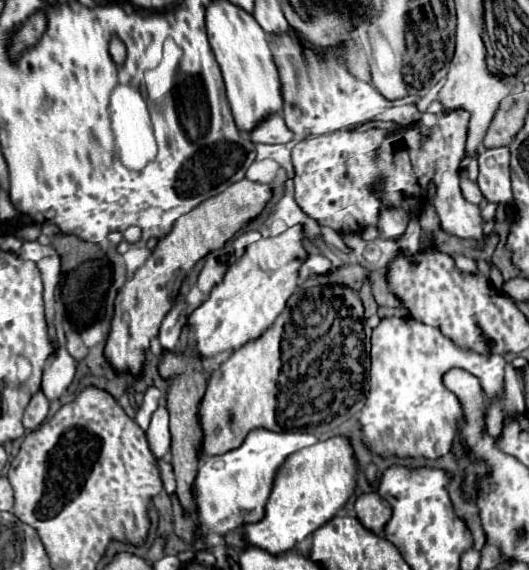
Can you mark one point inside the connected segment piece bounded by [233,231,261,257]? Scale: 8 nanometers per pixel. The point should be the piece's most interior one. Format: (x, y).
(248, 237)

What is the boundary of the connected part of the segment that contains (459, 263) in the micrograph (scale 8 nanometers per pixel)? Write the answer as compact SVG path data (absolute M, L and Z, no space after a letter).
M453 255L453 261L455 261L455 267L461 273L467 273L467 275L477 275L479 273L477 259L471 259L471 257L465 257L465 255Z

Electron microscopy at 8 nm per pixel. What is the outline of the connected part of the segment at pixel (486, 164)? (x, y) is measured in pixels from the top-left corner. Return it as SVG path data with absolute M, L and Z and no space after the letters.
M481 149L477 185L487 201L513 205L513 191L509 181L509 149Z

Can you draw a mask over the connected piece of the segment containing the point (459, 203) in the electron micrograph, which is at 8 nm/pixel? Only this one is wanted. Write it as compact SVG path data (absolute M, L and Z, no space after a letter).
M449 109L439 113L437 123L433 127L415 127L397 123L395 131L387 131L381 127L371 127L365 131L357 131L361 125L353 125L349 129L341 129L335 133L325 133L319 137L309 137L299 141L293 147L293 167L295 167L295 201L297 205L313 217L319 225L333 227L341 235L349 233L349 223L357 227L373 225L375 223L375 205L377 199L373 197L373 191L377 189L397 189L403 195L413 195L417 199L429 199L427 187L429 183L435 185L435 195L431 197L431 203L439 215L441 229L447 235L455 235L463 239L479 241L483 236L483 217L479 205L469 203L463 199L461 193L461 163L467 157L467 127L469 127L471 115L465 109Z

